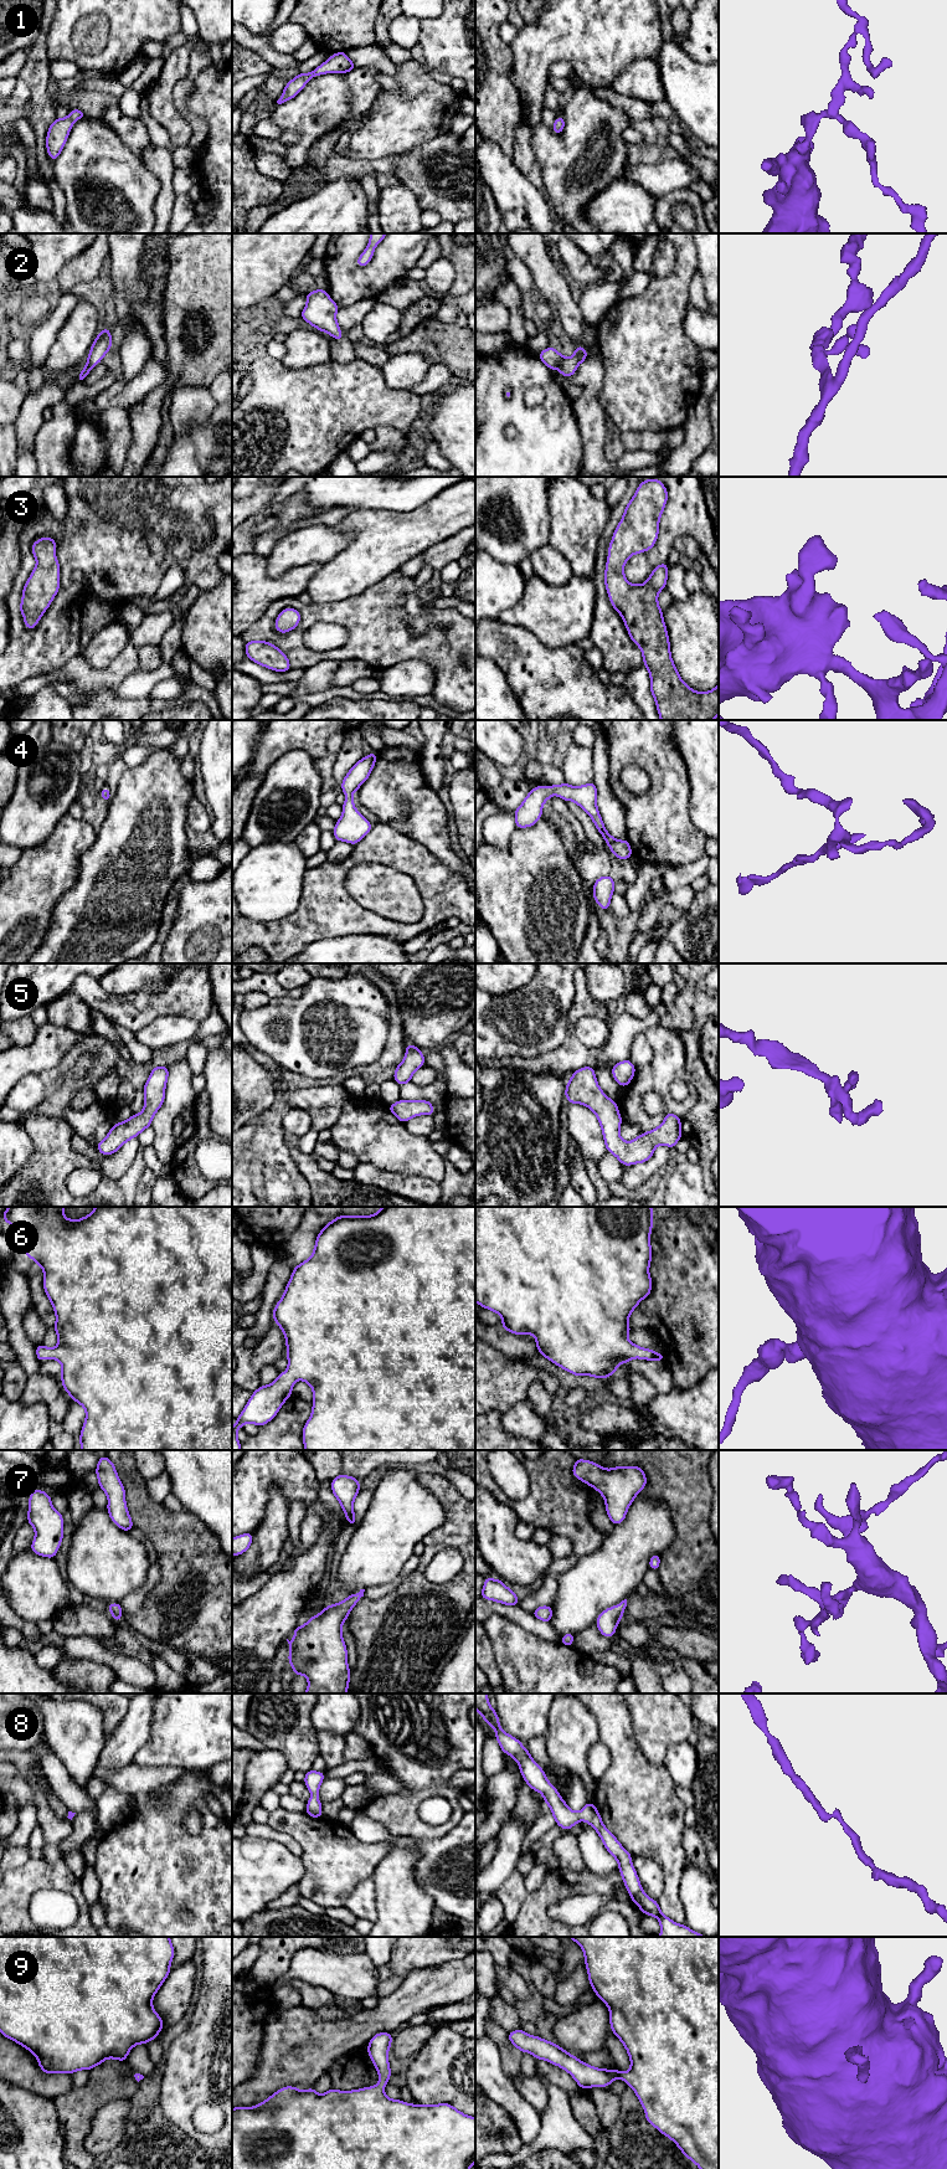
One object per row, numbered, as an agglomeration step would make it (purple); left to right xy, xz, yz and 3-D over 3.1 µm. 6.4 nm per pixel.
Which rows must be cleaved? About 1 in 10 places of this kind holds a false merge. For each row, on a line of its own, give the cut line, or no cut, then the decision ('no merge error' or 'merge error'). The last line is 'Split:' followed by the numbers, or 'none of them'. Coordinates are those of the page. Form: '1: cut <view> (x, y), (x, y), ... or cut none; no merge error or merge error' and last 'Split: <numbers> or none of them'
1: cut none; no merge error
2: cut none; no merge error
3: cut none; no merge error
4: cut none; no merge error
5: cut none; no merge error
6: cut none; no merge error
7: cut none; no merge error
8: cut none; no merge error
9: cut none; no merge error
Split: none of them

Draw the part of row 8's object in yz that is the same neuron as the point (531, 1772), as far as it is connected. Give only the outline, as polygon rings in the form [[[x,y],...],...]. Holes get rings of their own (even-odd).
[[[475,1693],[475,1710],[485,1720],[485,1723],[495,1729],[495,1738],[504,1754],[509,1754],[516,1761],[523,1779],[532,1790],[542,1794],[544,1801],[550,1806],[556,1824],[565,1830],[571,1830],[573,1825],[582,1820],[598,1833],[607,1851],[618,1861],[618,1870],[632,1901],[644,1914],[659,1919],[659,1937],[706,1937],[691,1931],[685,1924],[675,1923],[662,1913],[658,1901],[649,1898],[643,1891],[639,1877],[632,1865],[632,1855],[604,1826],[595,1804],[588,1801],[580,1813],[568,1808],[556,1788],[547,1780],[546,1773],[532,1759],[527,1748],[518,1738],[501,1729],[496,1711],[490,1707],[487,1693]]]

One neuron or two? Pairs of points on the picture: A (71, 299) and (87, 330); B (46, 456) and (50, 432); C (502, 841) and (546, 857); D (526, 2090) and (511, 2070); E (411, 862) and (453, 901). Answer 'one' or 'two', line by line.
A: two
B: one
C: two
D: two
E: one

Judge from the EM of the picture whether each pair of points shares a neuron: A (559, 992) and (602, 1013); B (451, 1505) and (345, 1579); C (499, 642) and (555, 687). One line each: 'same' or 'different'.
A: different
B: different
C: same

